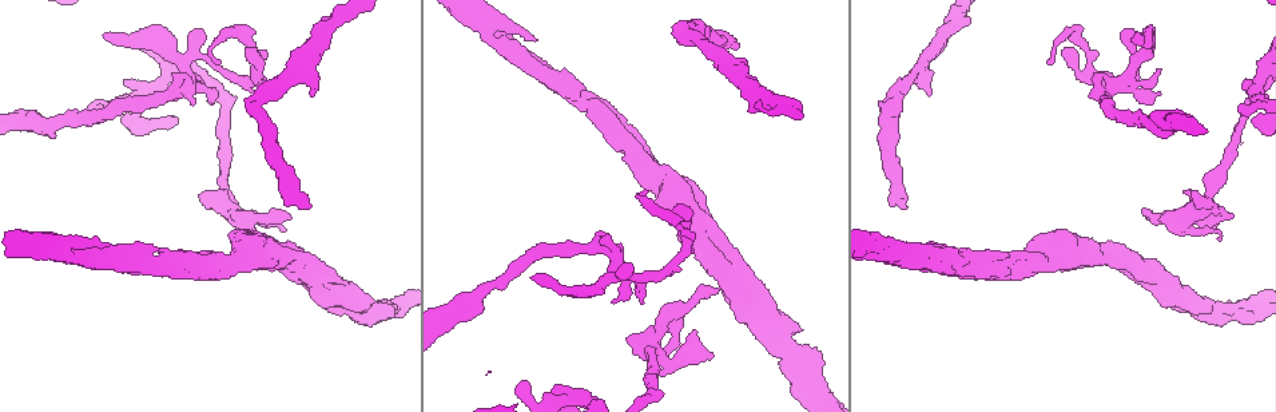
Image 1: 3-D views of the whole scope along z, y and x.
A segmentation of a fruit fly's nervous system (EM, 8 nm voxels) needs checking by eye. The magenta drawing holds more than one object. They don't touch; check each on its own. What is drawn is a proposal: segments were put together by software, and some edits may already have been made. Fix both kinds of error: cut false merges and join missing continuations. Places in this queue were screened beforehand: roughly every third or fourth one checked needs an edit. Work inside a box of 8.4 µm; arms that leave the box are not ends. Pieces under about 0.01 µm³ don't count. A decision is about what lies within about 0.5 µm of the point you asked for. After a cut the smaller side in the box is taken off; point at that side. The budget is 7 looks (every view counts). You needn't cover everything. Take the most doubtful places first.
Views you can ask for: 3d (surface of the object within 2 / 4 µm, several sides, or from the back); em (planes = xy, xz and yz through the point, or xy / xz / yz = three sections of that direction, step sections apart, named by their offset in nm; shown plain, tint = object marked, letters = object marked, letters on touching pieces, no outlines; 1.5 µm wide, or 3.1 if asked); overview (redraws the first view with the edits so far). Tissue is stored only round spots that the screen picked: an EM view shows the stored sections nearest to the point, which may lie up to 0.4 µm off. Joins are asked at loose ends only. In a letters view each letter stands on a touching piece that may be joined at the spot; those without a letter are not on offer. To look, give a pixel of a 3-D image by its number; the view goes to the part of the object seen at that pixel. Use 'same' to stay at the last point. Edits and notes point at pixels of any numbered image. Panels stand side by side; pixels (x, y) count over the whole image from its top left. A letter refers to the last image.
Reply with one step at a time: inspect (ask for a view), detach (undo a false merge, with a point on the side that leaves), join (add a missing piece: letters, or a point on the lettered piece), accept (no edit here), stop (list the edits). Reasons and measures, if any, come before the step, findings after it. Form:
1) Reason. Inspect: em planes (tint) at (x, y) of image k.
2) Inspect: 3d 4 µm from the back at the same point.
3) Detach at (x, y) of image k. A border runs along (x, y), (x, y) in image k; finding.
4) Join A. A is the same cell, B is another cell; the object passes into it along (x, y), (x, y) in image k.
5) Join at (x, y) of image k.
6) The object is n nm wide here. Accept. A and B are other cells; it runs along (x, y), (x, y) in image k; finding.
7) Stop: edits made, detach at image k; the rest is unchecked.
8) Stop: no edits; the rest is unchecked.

An open end. Inspect: em yz step 4 (tint) at (1147, 216) of image 1.

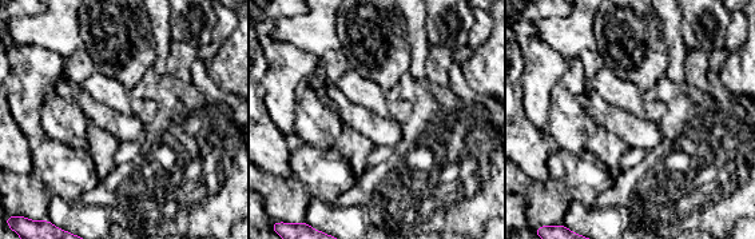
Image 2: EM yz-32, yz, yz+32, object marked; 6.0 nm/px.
Cut it another way. Inspect: em xz step 4 (letters) at the same point.

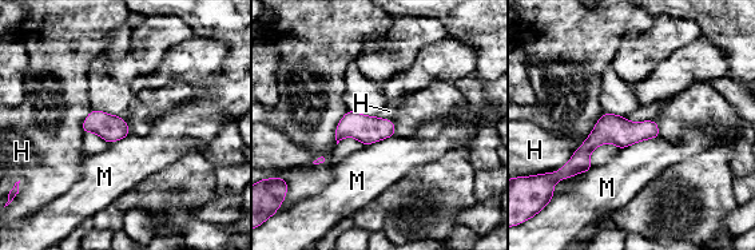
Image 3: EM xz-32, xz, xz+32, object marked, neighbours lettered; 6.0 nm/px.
The longest contact is with M, 260 nm. Accept. H and M are other cells; none of them fits.

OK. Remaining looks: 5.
Inspect: em planes (letters) at (520, 381) of image 1.

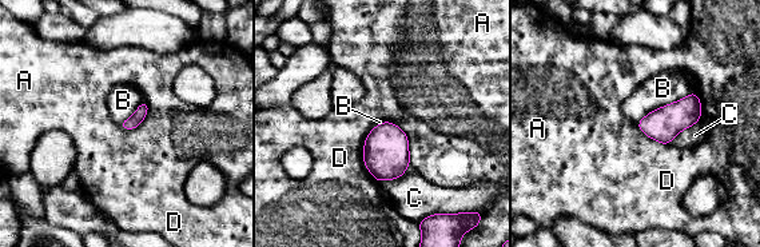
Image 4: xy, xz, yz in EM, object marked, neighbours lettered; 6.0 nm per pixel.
The longest contact is with B, 420 nm. Join B. B is the same cell, A, C and D are other cells; the cell continues.

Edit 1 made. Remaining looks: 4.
See it whole again. Inspect: overview.

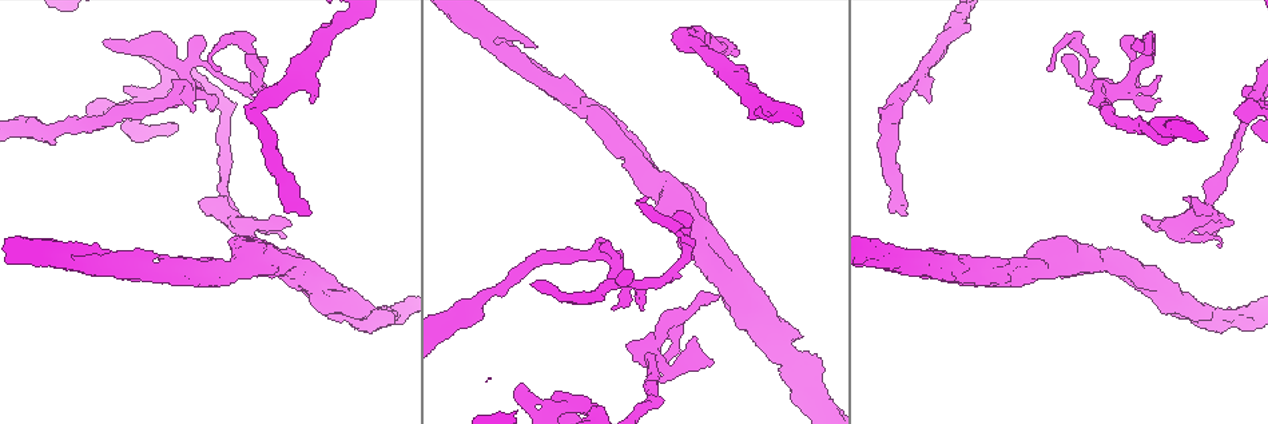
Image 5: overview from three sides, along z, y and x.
Abrupt turn. Inspect: em planes (letters) at (680, 44) of image 5.

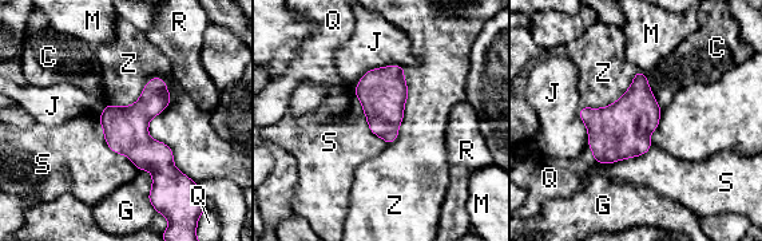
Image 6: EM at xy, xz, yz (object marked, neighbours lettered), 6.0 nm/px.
Accept. C, G, J, M, Q, R, S and Z are other cells; one cell here.

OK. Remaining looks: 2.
Stop: edits made, join at image 4; the rest is unchecked.

